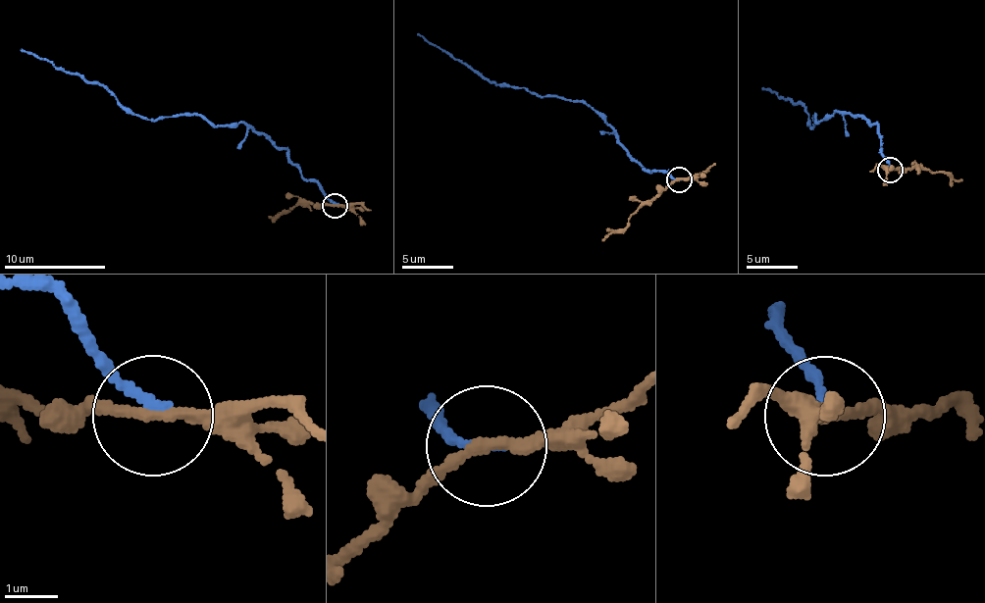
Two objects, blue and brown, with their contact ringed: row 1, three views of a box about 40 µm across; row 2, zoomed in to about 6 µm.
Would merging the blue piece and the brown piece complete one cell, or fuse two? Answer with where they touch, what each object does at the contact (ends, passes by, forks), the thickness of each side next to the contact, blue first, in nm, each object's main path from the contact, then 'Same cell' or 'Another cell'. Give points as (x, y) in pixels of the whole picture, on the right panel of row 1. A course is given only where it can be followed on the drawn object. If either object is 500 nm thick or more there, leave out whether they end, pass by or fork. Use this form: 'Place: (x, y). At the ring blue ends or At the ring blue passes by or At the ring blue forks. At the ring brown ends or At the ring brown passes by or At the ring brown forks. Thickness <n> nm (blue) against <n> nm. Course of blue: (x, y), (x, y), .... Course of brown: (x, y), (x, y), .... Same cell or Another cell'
Place: (890, 170). At the ring blue ends. At the ring brown passes by. Thickness 180 nm (blue) against 200 nm. Course of blue: (891, 169), (878, 126), (861, 116), (837, 112), (818, 122), (816, 114), (811, 127), (800, 103), (761, 89). Course of brown: (891, 169), (945, 172), (961, 180). Another cell

